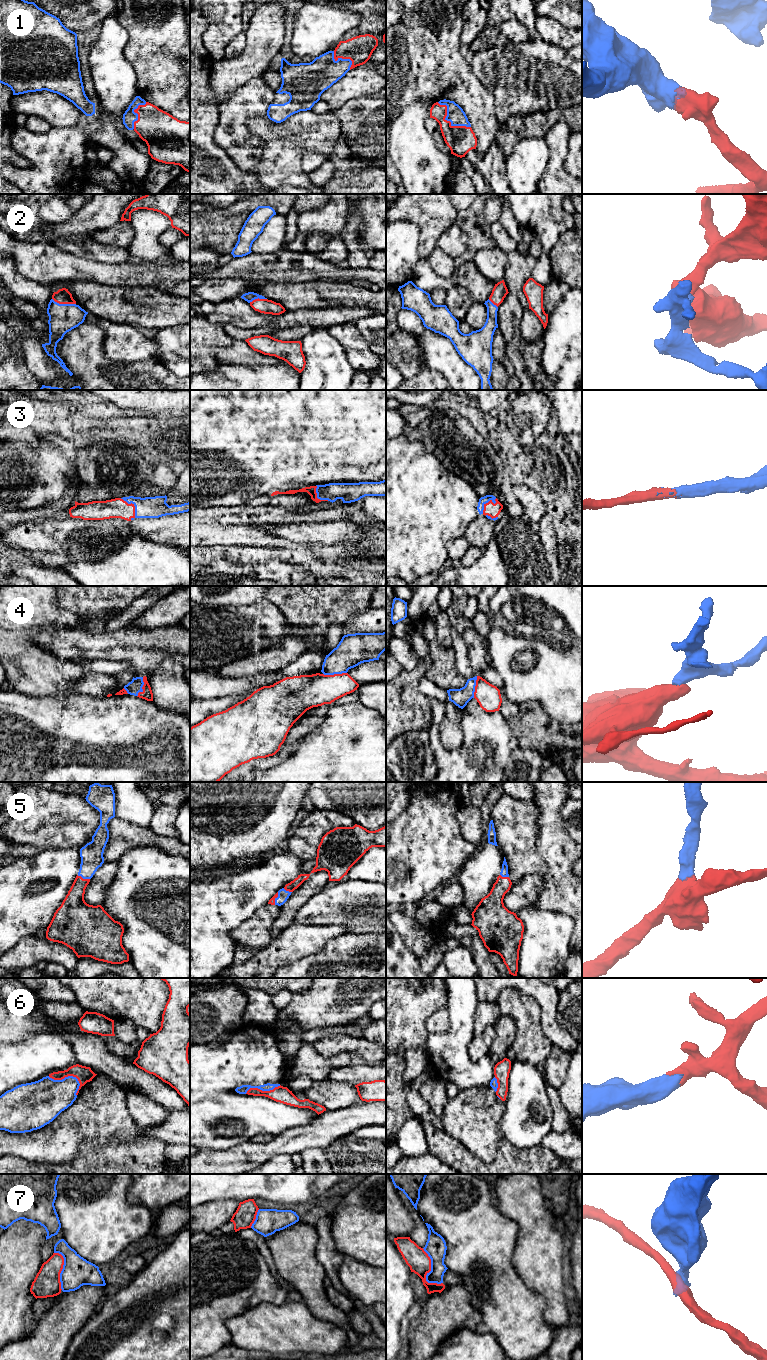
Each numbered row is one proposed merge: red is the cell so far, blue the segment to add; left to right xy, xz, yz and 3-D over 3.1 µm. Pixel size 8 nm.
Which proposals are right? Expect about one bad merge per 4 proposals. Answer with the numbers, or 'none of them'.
1, 2, 3, 5, 6

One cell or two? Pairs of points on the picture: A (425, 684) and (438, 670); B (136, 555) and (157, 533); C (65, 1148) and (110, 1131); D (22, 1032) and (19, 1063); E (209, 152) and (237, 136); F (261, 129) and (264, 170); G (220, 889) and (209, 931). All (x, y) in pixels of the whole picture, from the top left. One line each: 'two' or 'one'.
A: two
B: two
C: one
D: two
E: two
F: one
G: one

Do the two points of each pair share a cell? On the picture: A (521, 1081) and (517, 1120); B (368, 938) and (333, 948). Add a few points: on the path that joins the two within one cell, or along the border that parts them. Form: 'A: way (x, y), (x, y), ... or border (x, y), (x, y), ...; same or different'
A: way (521, 1091), (521, 1110); same
B: way (359, 947), (342, 948); same

